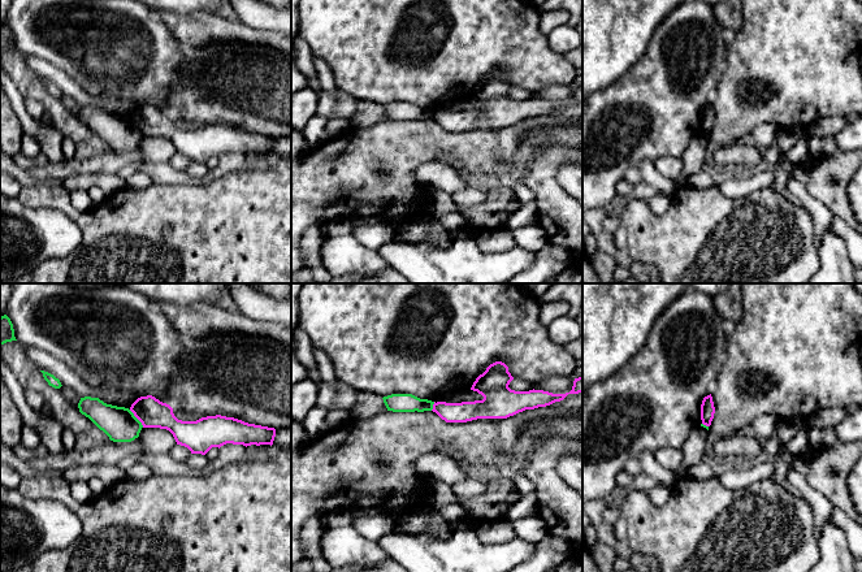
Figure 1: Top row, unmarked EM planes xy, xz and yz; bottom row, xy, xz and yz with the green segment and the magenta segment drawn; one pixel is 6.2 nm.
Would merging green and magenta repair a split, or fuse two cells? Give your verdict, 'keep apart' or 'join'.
keep apart

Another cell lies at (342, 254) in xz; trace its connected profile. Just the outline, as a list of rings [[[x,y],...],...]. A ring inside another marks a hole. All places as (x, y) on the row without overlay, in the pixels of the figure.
[[[348,217],[328,222],[328,235],[321,246],[321,263],[332,277],[347,274],[373,274],[390,265],[377,252],[368,250],[352,233]]]

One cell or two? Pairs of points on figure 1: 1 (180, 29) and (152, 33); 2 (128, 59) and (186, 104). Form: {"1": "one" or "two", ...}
{"1": "two", "2": "two"}

